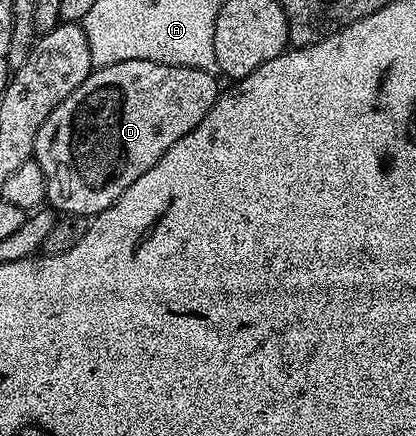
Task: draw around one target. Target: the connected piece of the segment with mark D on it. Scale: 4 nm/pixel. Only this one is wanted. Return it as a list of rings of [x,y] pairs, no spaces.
[[[133,59],[125,63],[113,63],[92,71],[85,79],[85,83],[81,83],[81,87],[73,90],[53,110],[49,119],[45,119],[45,123],[37,131],[37,143],[35,144],[33,159],[44,172],[45,183],[47,184],[46,200],[49,202],[50,208],[63,215],[88,219],[94,218],[97,213],[104,213],[130,185],[137,183],[137,179],[141,179],[141,175],[145,175],[145,171],[149,171],[149,167],[153,167],[157,163],[157,159],[161,159],[161,155],[165,155],[165,151],[169,151],[169,147],[173,147],[173,143],[177,143],[177,139],[189,135],[189,131],[193,131],[193,127],[197,127],[197,123],[201,123],[201,119],[205,119],[205,115],[213,107],[213,103],[219,98],[221,92],[221,86],[215,80],[217,80],[216,74],[206,73],[193,67],[166,65],[165,63],[153,63],[141,59]]]

